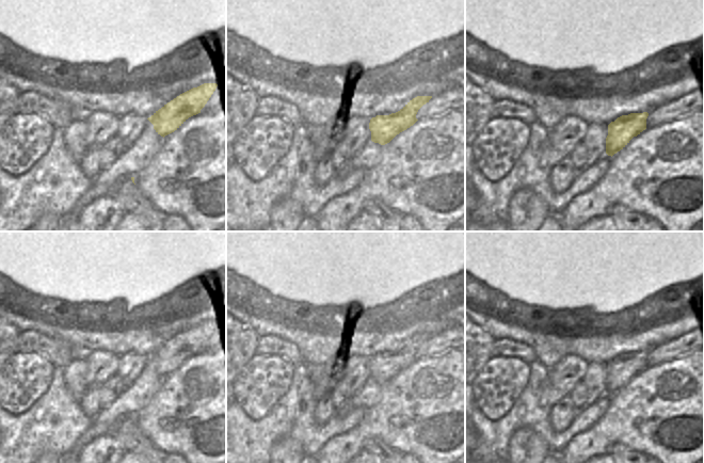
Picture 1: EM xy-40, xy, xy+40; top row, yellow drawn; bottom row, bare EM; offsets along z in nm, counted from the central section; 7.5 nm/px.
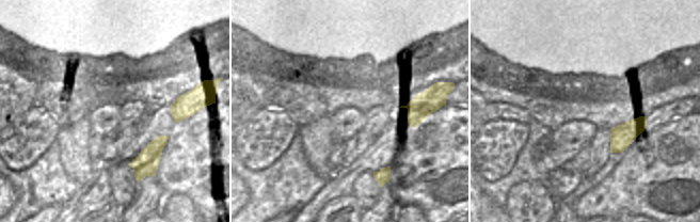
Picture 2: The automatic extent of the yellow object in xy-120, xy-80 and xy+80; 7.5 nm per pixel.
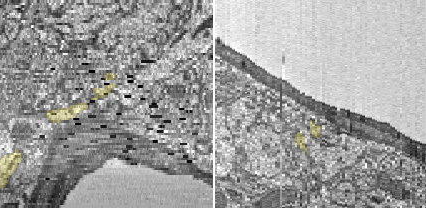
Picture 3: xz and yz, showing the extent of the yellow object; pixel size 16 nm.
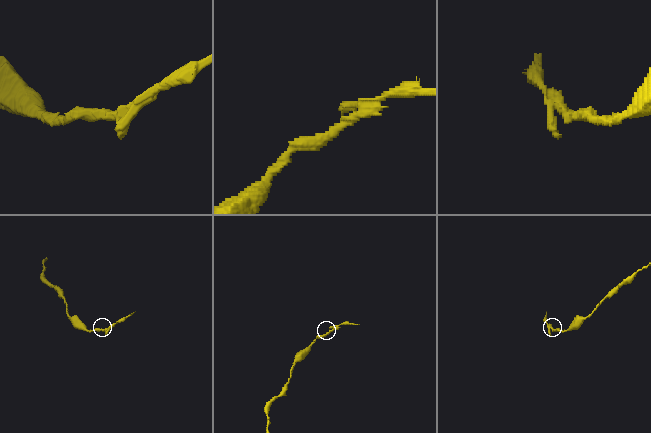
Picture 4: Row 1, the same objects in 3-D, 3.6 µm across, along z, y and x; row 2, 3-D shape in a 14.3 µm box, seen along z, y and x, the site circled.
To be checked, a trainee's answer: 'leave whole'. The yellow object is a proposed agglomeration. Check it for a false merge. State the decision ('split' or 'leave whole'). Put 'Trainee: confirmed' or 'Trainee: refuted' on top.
Trainee: refuted
split

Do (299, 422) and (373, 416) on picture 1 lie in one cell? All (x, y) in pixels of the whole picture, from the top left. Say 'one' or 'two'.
two

